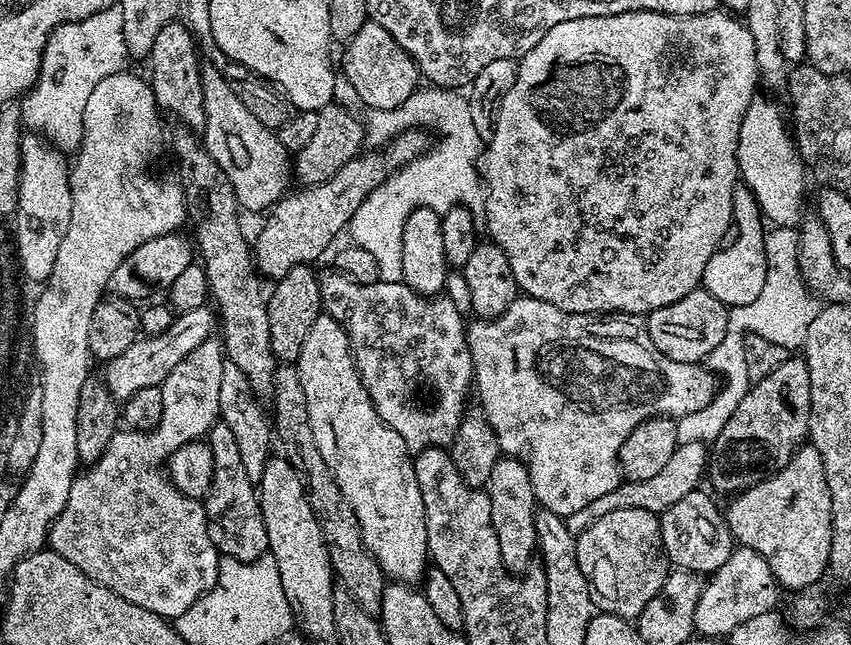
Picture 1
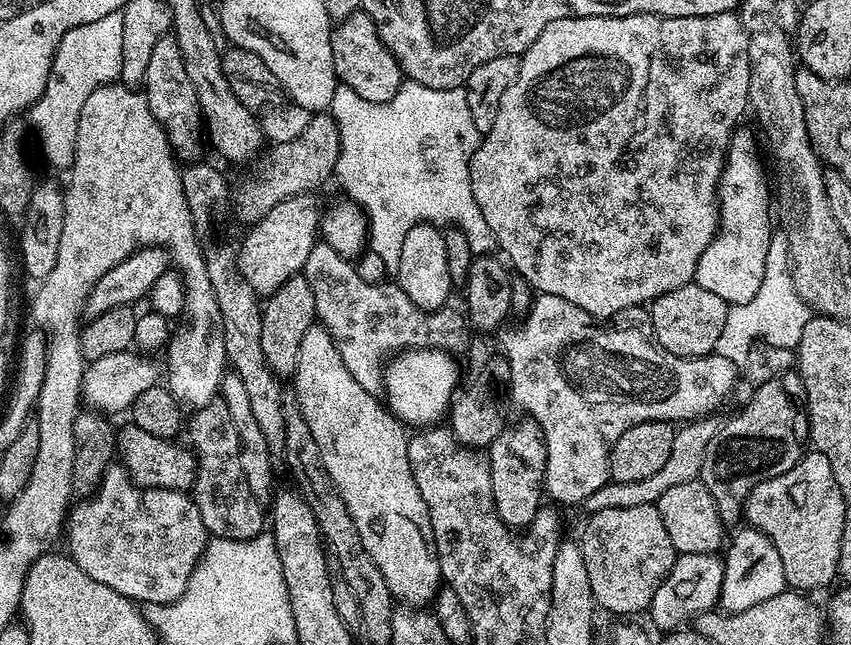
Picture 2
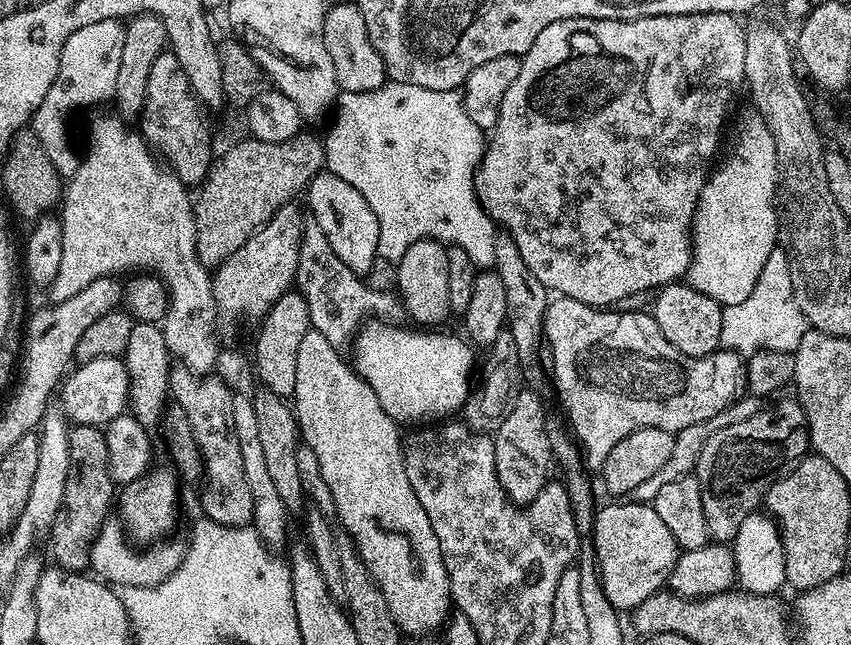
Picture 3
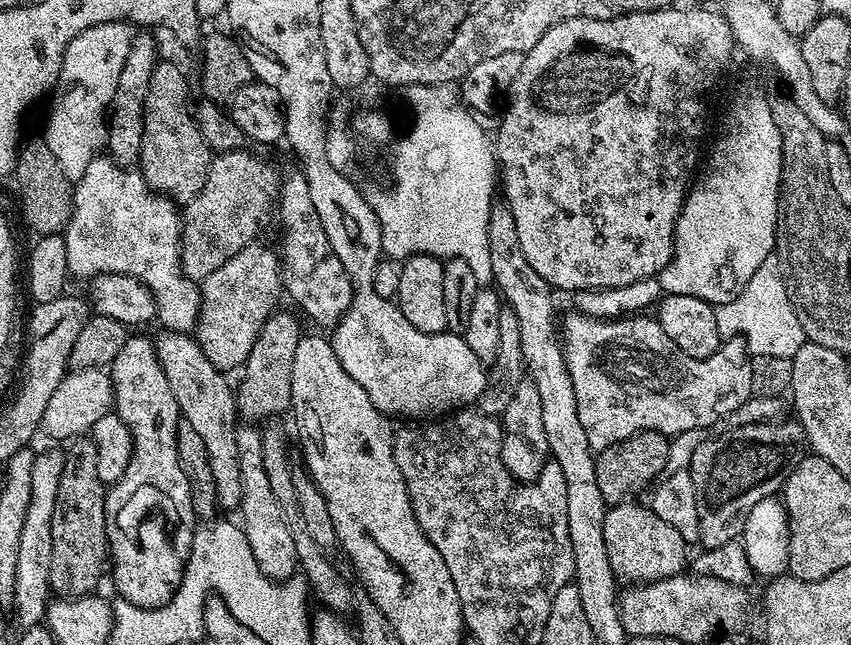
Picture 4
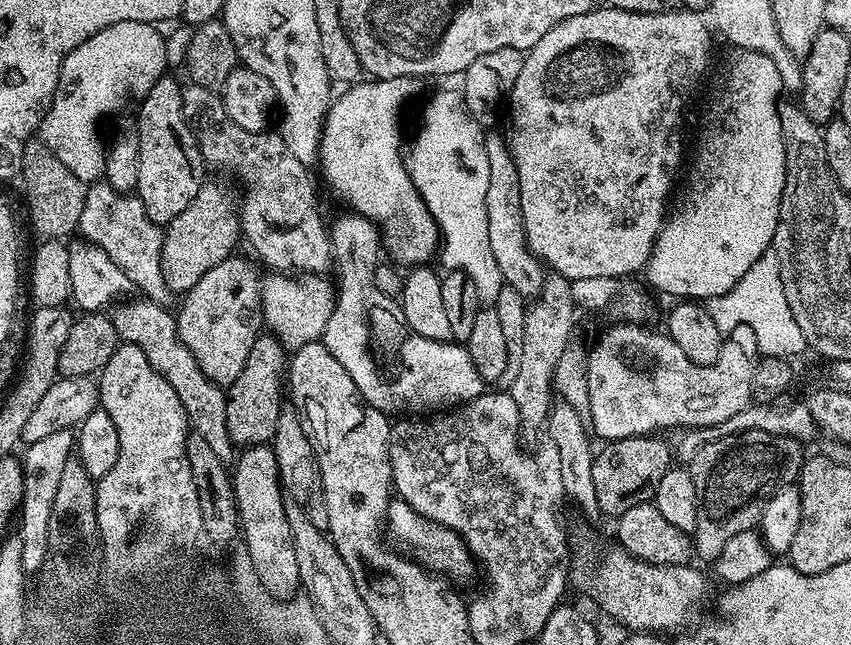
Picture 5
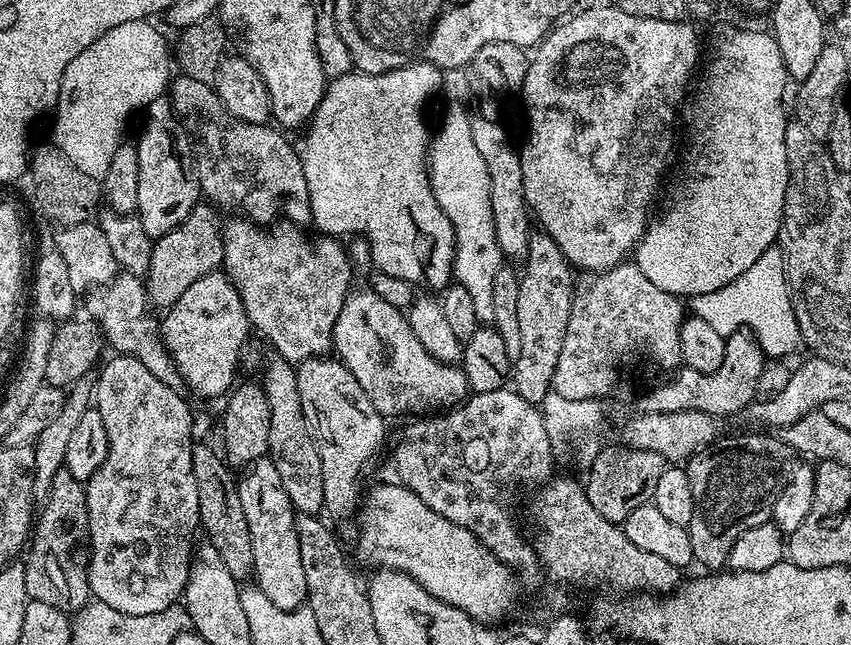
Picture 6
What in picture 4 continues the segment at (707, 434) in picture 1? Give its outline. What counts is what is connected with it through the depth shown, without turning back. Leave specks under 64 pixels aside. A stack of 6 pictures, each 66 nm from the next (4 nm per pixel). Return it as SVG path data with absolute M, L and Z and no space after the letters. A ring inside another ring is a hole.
M775 255L768 256L766 262L762 262L762 266L754 270L754 278L746 282L738 298L715 305L715 309L718 334L724 340L735 336L744 337L752 356L774 354L778 358L791 358L806 343L802 322L798 322L798 314L794 314L794 306L786 294L784 270Z

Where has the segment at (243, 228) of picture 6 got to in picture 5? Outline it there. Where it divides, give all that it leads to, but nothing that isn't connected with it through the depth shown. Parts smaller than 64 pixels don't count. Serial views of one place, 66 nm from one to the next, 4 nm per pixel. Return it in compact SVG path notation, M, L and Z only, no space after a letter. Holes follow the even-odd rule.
M268 274L263 277L260 289L260 307L262 320L267 331L284 343L285 349L295 350L315 344L330 322L330 314L336 305L337 289L328 278L318 274ZM270 275L270 276L268 276Z

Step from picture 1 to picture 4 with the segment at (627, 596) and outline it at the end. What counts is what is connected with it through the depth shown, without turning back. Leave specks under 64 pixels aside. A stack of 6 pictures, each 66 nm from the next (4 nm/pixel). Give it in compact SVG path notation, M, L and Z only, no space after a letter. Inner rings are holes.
M640 503L614 504L604 513L606 554L617 581L624 583L625 580L628 586L681 575L690 548L689 541L684 540L674 526L662 522L647 503Z

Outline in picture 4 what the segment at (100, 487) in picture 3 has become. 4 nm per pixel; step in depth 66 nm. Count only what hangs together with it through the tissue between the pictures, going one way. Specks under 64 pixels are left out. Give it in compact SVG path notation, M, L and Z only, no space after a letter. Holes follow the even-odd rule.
M73 439L67 448L68 452L63 453L62 482L58 482L58 502L54 502L54 518L50 522L50 535L54 537L50 588L61 597L75 598L95 593L97 582L106 572L106 485L98 478L98 450L92 439Z

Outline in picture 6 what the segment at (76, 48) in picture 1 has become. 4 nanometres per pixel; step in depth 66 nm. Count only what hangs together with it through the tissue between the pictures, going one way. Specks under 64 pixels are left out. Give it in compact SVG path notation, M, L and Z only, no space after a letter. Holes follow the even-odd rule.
M151 19L131 20L114 26L114 30L106 30L102 38L86 46L86 50L74 58L62 74L60 93L51 117L50 140L78 170L95 180L103 181L114 150L118 150L125 139L124 127L128 119L135 112L143 113L148 104L165 95L169 87L173 75L170 44L152 23Z

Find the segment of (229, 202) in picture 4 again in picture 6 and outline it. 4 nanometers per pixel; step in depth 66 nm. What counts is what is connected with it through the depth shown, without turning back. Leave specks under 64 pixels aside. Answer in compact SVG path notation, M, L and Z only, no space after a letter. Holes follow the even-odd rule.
M197 202L192 215L185 218L181 224L174 226L170 234L159 237L152 245L152 254L146 273L146 287L148 299L160 310L171 308L182 293L198 278L202 278L207 272L217 271L224 262L224 237L221 225L216 224L217 209L208 202Z

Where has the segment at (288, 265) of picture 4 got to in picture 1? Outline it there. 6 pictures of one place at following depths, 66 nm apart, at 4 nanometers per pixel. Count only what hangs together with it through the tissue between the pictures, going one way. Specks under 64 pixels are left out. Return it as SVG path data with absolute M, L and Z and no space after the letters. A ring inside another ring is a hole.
M335 270L321 271L319 278L323 311L333 316L346 330L360 381L366 394L370 394L370 402L374 402L374 410L378 410L382 422L398 430L402 442L406 442L408 451L413 454L427 448L447 449L455 440L458 426L465 418L464 399L468 392L470 396L470 389L474 384L468 329L459 306L448 294L420 296L402 282L395 284L379 279L375 284L359 284ZM420 384L425 384L432 391L432 396L436 399L432 408L412 404Z

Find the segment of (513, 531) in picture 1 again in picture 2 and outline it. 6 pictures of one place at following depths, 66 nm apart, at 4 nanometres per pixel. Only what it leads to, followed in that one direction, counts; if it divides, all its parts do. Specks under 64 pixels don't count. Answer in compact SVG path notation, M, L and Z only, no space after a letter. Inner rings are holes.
M530 418L522 422L524 423L519 428L507 427L491 444L486 454L496 514L505 525L514 530L529 526L542 506L548 457L540 427Z

